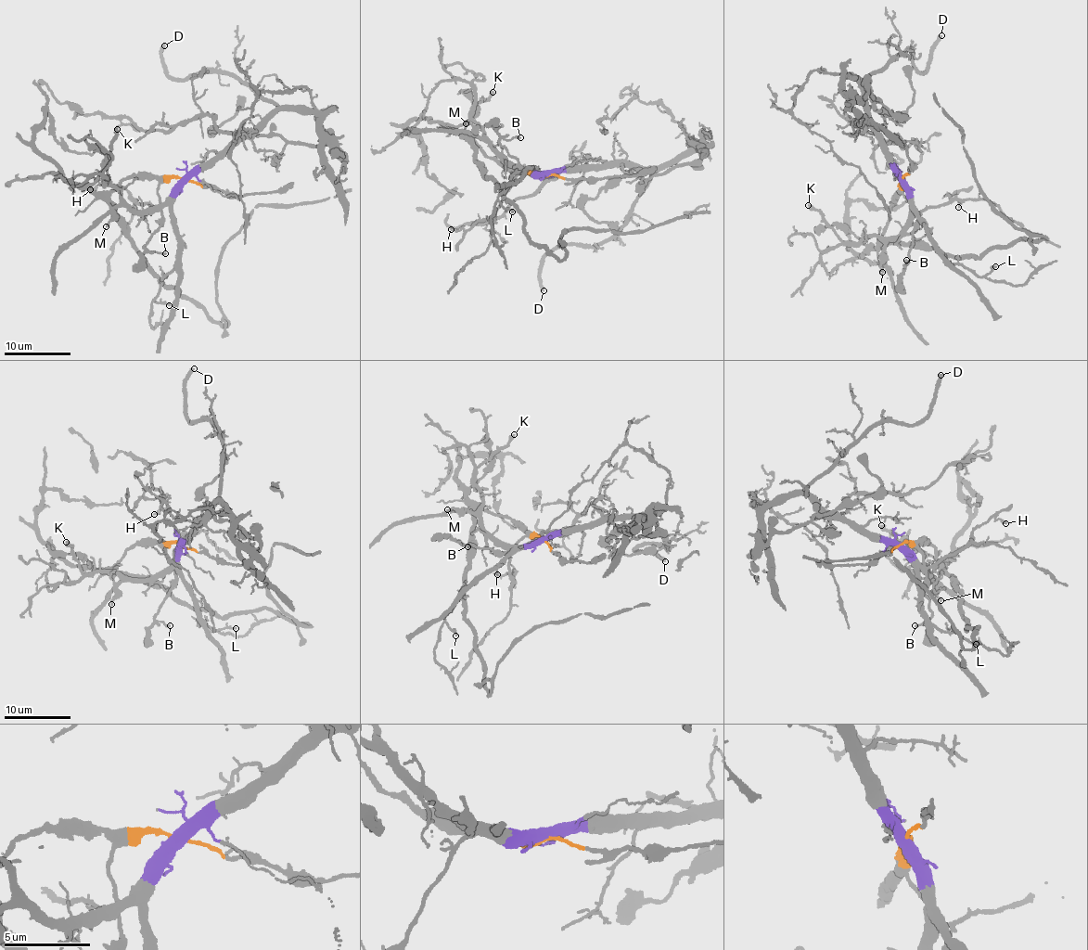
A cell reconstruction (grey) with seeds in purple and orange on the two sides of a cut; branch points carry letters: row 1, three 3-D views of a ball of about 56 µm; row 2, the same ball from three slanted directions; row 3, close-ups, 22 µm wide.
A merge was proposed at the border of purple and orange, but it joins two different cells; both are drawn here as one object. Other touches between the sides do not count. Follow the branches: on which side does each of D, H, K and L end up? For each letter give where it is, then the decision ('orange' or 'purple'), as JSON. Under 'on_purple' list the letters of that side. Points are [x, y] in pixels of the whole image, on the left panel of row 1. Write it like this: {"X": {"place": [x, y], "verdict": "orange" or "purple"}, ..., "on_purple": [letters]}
{"D": {"place": [164, 45], "verdict": "purple"}, "H": {"place": [90, 189], "verdict": "purple"}, "K": {"place": [117, 129], "verdict": "purple"}, "L": {"place": [169, 305], "verdict": "purple"}, "on_purple": ["D", "H", "K", "L"]}

